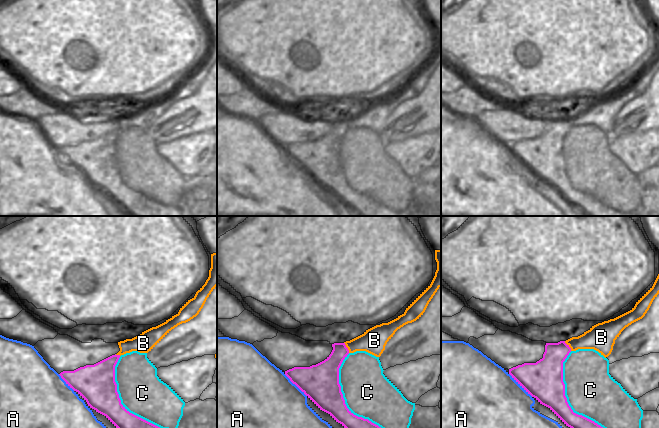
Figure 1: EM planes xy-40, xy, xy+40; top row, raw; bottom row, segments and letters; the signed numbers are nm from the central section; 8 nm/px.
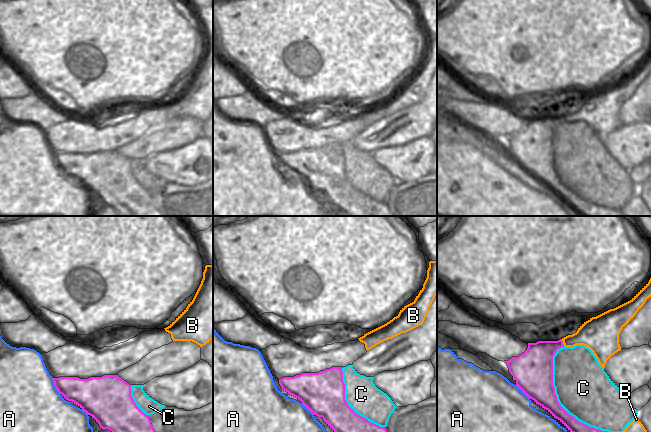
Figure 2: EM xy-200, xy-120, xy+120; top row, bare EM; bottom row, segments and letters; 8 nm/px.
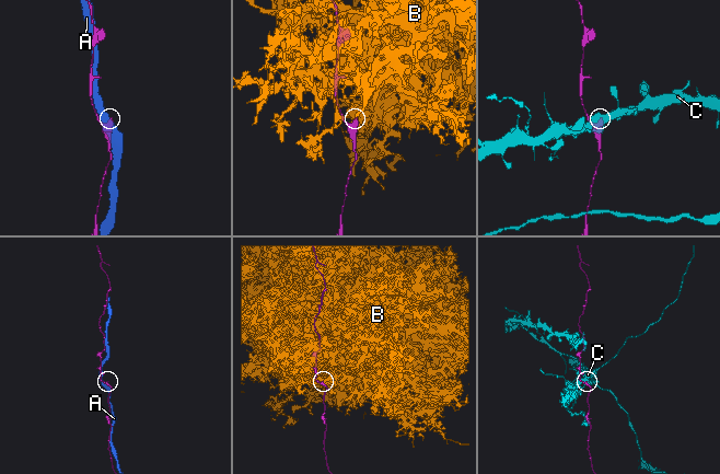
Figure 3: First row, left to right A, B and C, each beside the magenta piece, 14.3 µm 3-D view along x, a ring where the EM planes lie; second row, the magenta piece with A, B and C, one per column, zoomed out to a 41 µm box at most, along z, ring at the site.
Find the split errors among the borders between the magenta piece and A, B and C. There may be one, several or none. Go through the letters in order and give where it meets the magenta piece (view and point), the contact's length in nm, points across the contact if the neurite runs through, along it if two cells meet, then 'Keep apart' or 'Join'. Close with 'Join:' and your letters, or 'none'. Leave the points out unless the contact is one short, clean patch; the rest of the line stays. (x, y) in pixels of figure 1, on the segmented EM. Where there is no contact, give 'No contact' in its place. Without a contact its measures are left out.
A: Touches magenta at xy+40 (521, 385). Shared border 260 nm. Keep apart
B: Touches magenta at xy+40 (568, 346). Shared border 100 nm. Keep apart
C: Touches magenta at xy (342, 397). Shared border 650 nm. Keep apart
Join: none

